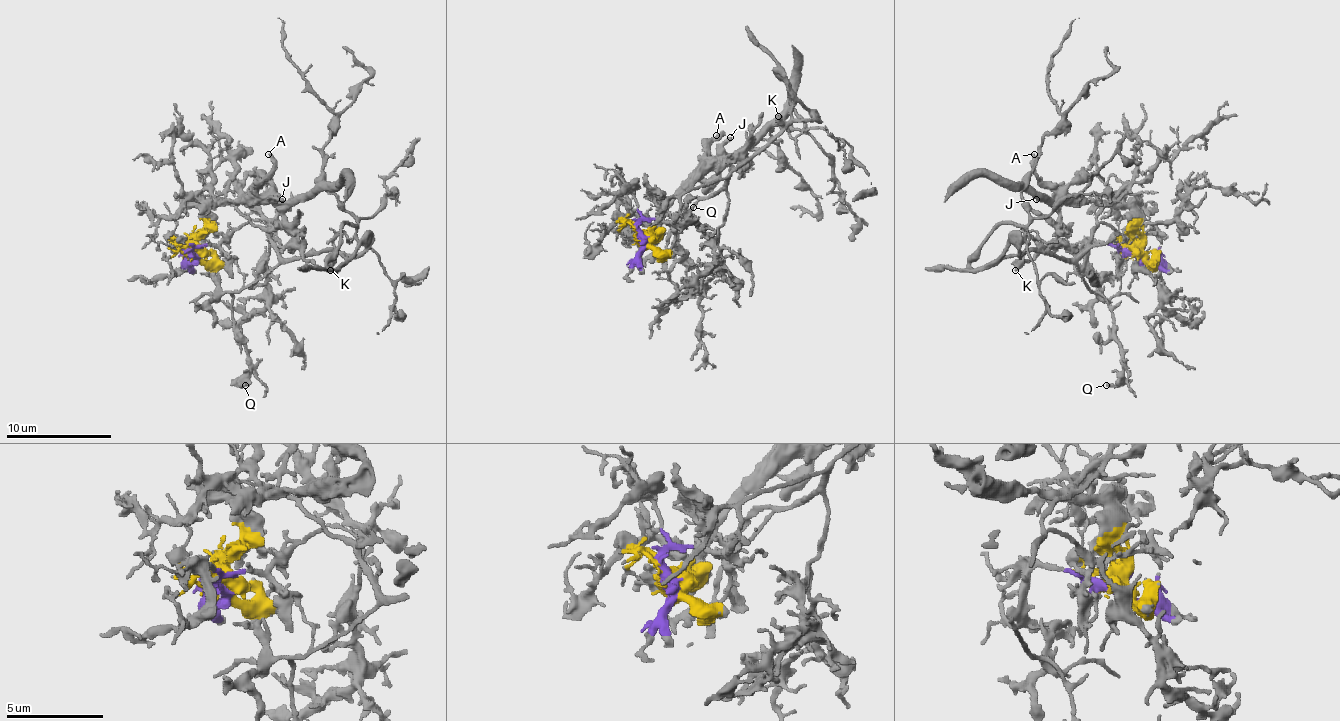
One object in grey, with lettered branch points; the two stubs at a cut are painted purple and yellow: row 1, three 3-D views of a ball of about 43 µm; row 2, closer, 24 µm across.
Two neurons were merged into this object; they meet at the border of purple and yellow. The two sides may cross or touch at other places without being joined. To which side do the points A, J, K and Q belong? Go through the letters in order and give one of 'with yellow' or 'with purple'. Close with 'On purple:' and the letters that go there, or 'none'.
A: with yellow
J: with yellow
K: with purple
Q: with purple
On purple: K, Q

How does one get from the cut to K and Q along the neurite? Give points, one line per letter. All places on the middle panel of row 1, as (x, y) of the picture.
K: (643, 240), (638, 226), (643, 221), (664, 219), (675, 224), (717, 192), (730, 174), (783, 129), (778, 115)
Q: (643, 240), (643, 221), (675, 224), (728, 179), (688, 189), (680, 213), (696, 224), (688, 216), (693, 208)

